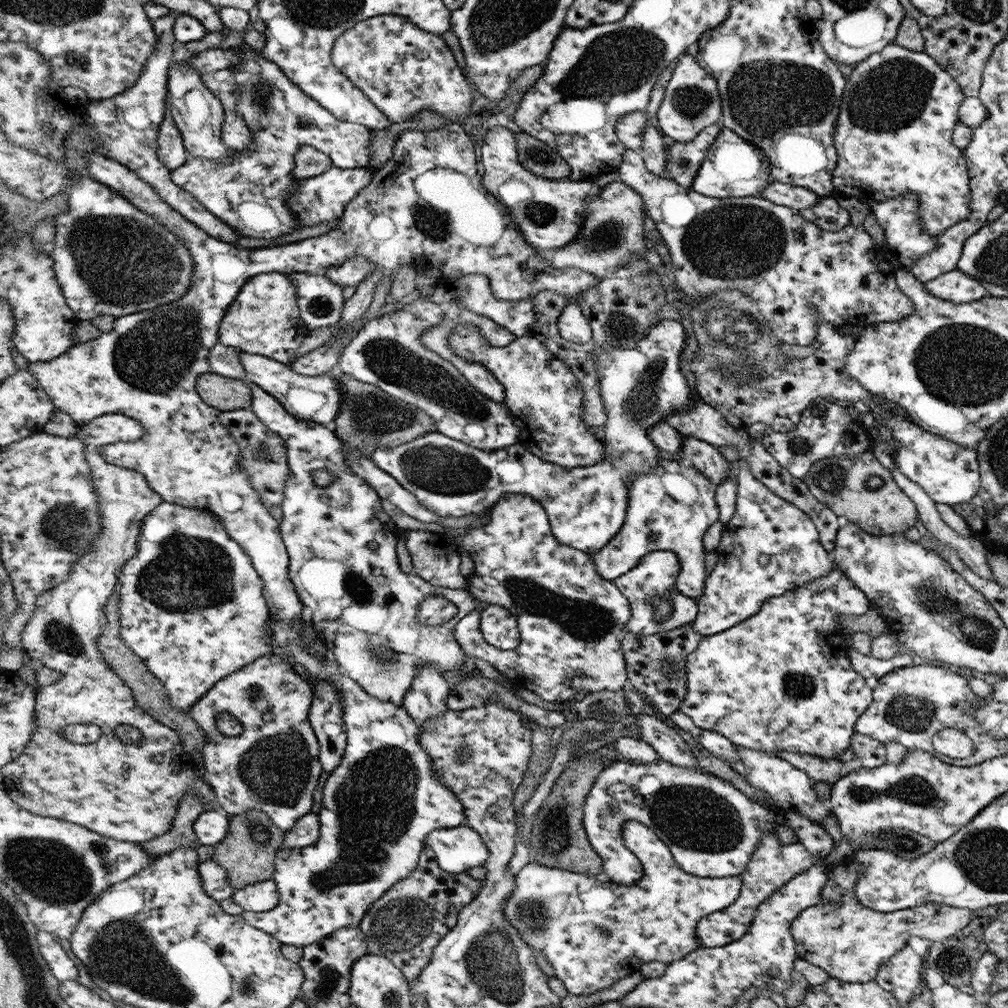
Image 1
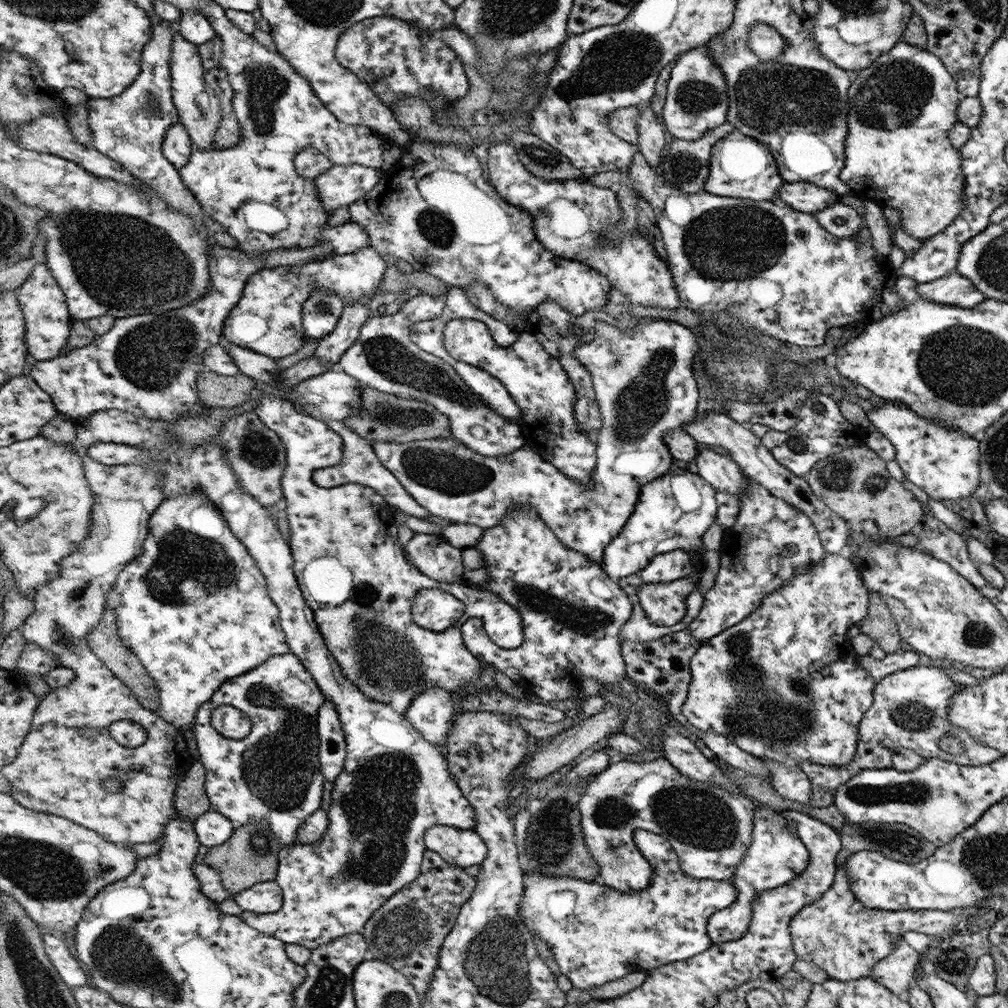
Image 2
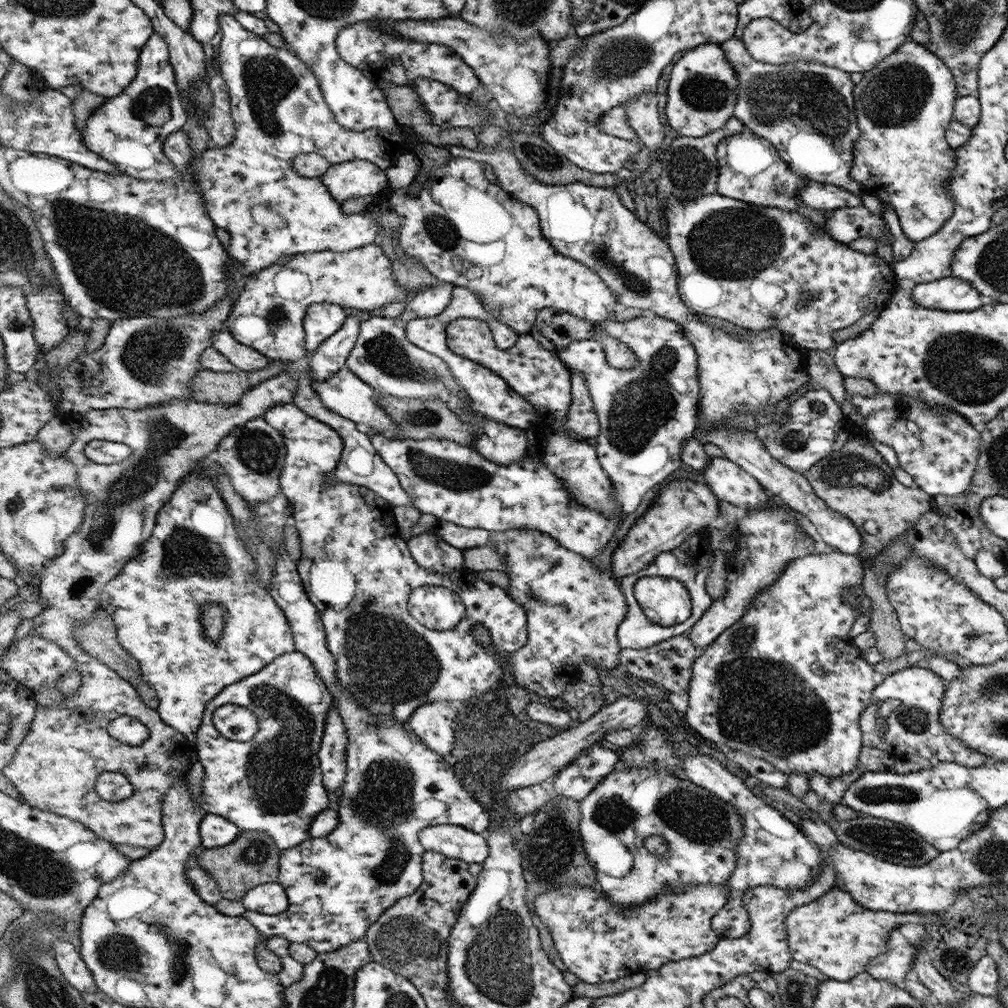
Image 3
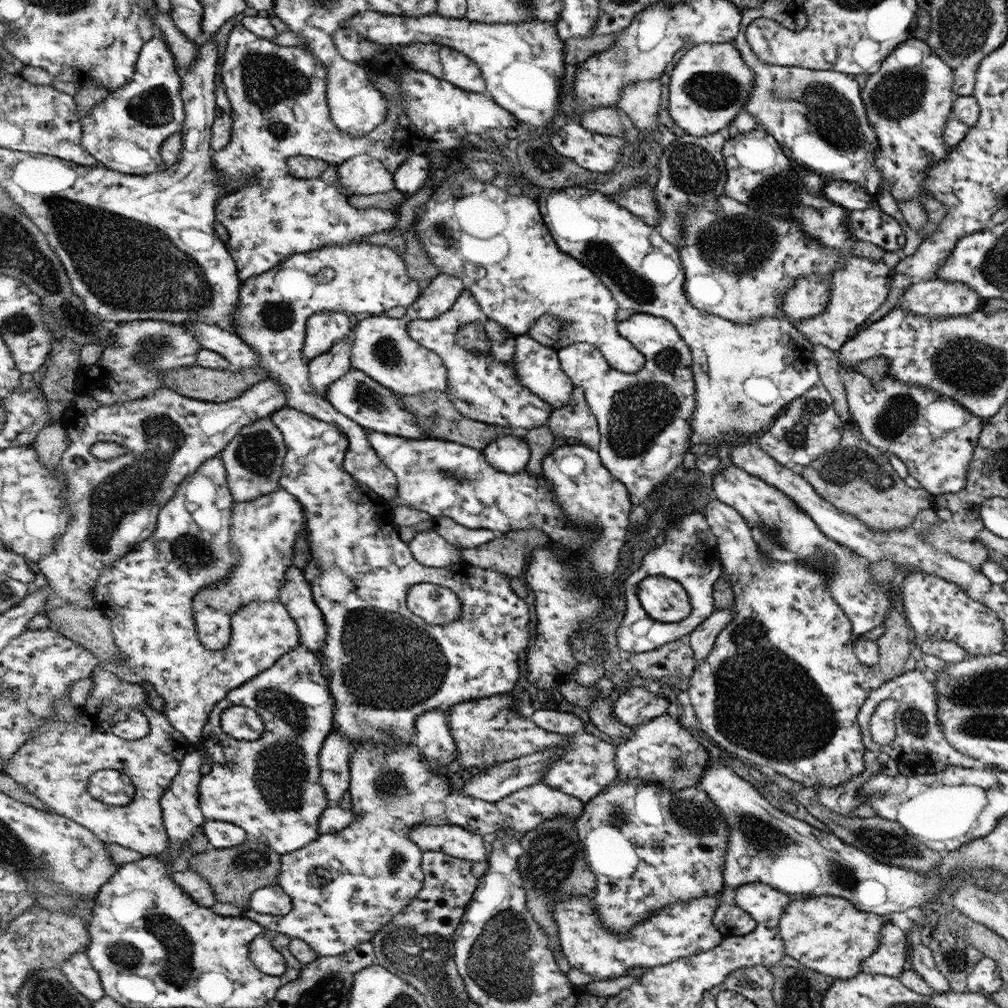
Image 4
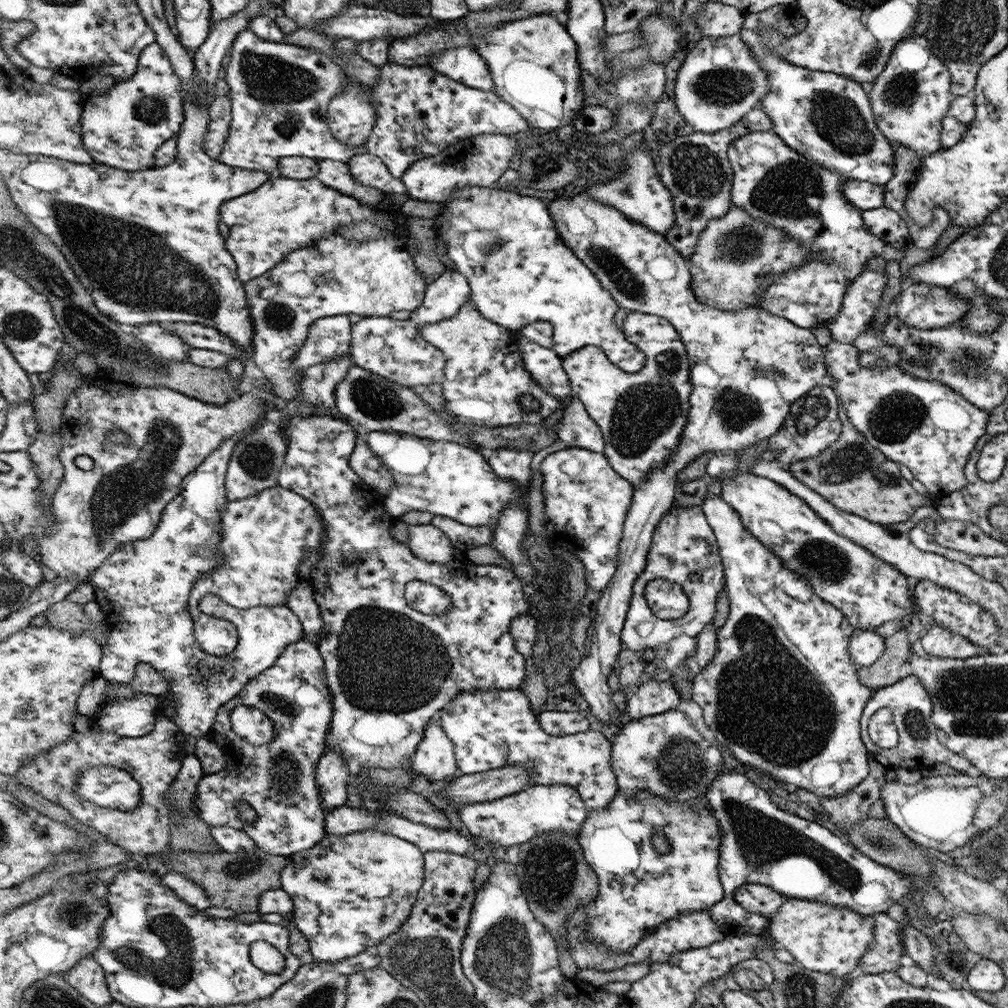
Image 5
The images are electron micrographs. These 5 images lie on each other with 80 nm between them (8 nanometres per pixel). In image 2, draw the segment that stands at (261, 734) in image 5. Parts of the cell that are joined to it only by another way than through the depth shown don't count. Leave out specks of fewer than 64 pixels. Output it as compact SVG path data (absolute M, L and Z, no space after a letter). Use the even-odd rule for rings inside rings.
M220 706L211 716L211 724L224 737L242 740L250 735L253 722L246 712L233 706Z

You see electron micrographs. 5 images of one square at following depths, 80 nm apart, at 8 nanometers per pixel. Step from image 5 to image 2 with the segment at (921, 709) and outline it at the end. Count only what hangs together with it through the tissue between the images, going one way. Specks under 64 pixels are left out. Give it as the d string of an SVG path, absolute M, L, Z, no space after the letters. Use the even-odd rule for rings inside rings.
M937 663L929 666L920 664L881 678L880 682L875 684L874 704L863 716L862 722L858 724L858 738L880 743L884 745L884 748L892 751L897 747L903 747L913 750L925 759L936 758L963 766L976 767L1000 759L1003 756L1002 752L979 743L967 733L967 730L948 720L951 699L959 687ZM943 734L951 734L959 738L963 744L964 753L953 756L940 750L938 743Z

